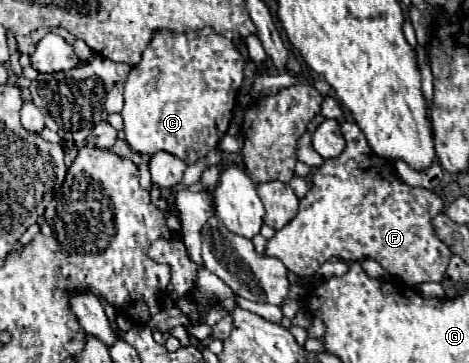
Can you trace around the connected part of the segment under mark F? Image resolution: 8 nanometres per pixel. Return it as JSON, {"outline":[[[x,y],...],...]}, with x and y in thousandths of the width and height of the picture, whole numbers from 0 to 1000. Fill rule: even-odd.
{"outline":[[[738,331],[725,347],[738,380],[738,413],[721,435],[695,441],[691,457],[670,468],[661,529],[640,551],[640,584],[606,628],[588,634],[588,645],[567,667],[563,700],[601,716],[606,733],[631,760],[670,760],[704,705],[716,705],[738,722],[772,722],[772,711],[793,711],[814,727],[827,755],[853,760],[874,788],[938,777],[964,694],[925,645],[917,601],[942,584],[947,551],[908,518],[878,518],[857,507],[840,479],[836,446],[789,419],[772,358],[755,336]]]}

